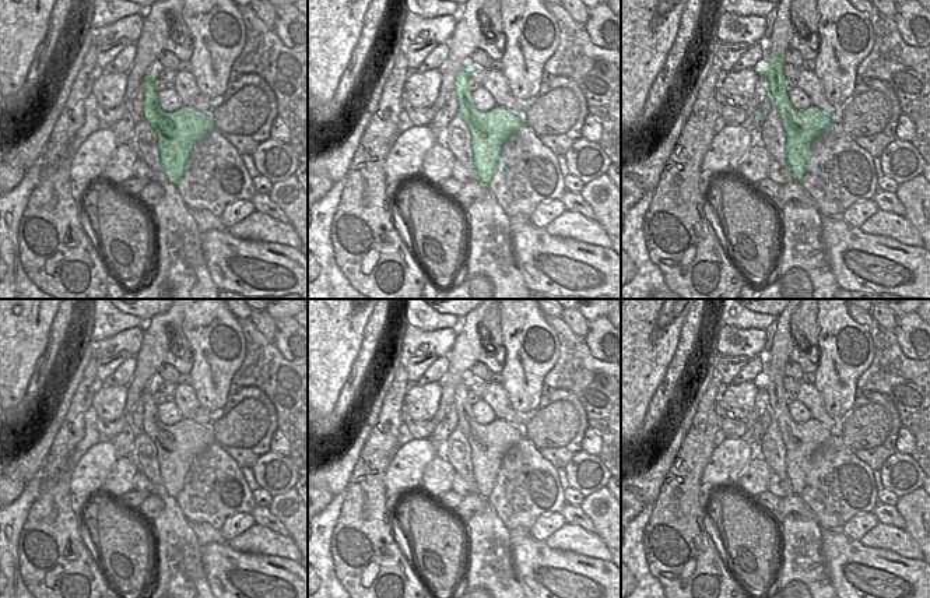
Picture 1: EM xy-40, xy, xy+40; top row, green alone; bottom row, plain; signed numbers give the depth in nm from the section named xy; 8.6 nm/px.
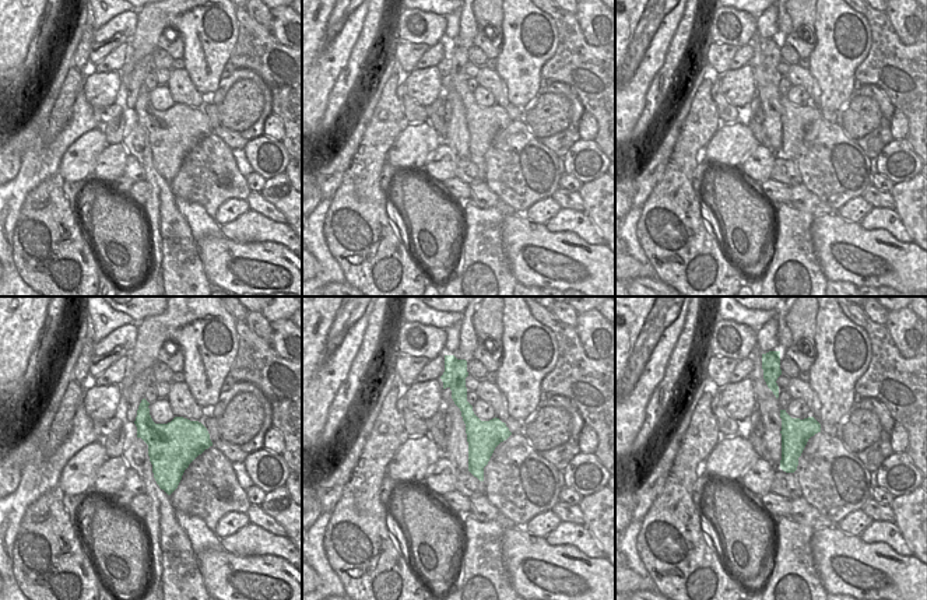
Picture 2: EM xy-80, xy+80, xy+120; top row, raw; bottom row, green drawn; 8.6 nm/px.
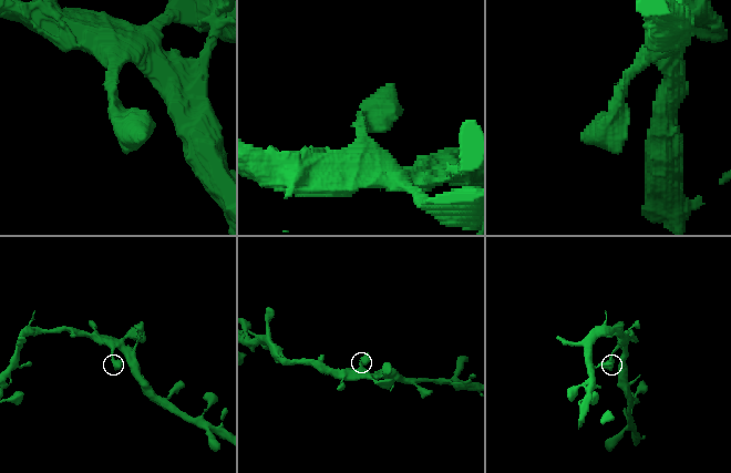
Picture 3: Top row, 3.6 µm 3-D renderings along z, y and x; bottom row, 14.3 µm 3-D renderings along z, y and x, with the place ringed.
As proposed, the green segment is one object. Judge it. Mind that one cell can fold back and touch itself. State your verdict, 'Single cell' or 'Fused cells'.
Single cell.

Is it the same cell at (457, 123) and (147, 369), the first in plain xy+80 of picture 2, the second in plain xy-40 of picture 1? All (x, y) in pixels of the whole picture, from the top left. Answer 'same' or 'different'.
different

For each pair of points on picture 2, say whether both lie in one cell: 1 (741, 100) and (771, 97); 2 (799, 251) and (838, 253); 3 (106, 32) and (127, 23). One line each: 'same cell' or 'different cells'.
1: different cells
2: different cells
3: same cell

